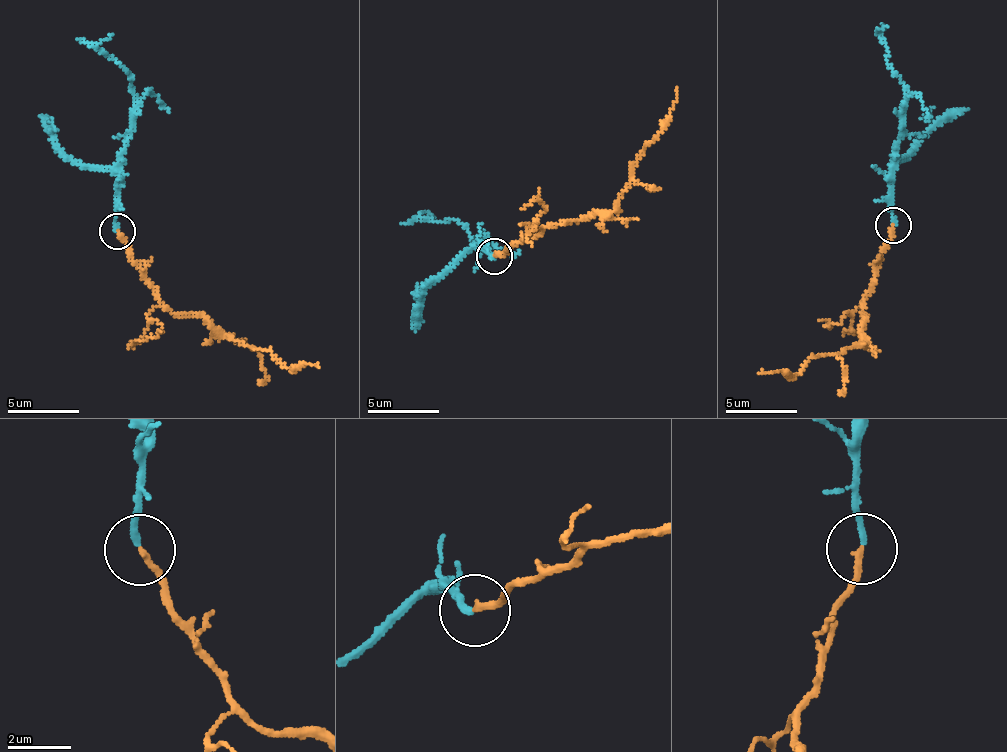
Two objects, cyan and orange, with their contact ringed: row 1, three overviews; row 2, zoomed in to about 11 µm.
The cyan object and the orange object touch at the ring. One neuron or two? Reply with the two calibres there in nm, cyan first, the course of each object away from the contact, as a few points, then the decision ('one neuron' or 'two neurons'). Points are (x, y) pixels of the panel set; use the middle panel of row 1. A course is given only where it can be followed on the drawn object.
220/200 nm | cyan via (495, 255), (473, 241), (483, 241), (454, 219), (420, 216), (425, 211), (434, 217) | orange via (495, 255), (560, 221), (585, 219), (614, 208), (641, 152), (658, 136), (677, 88) | one neuron

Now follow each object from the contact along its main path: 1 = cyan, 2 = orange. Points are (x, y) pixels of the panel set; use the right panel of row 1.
1: (893, 225), (893, 147), (900, 132), (904, 87), (887, 64), (878, 28), (887, 26)
2: (893, 225), (860, 312), (867, 317), (860, 343), (811, 357), (798, 374), (759, 373)

